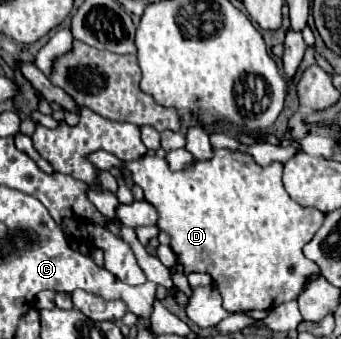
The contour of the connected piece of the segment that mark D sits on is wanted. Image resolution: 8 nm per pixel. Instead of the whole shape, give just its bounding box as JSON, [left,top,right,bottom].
[124,148,324,312]

